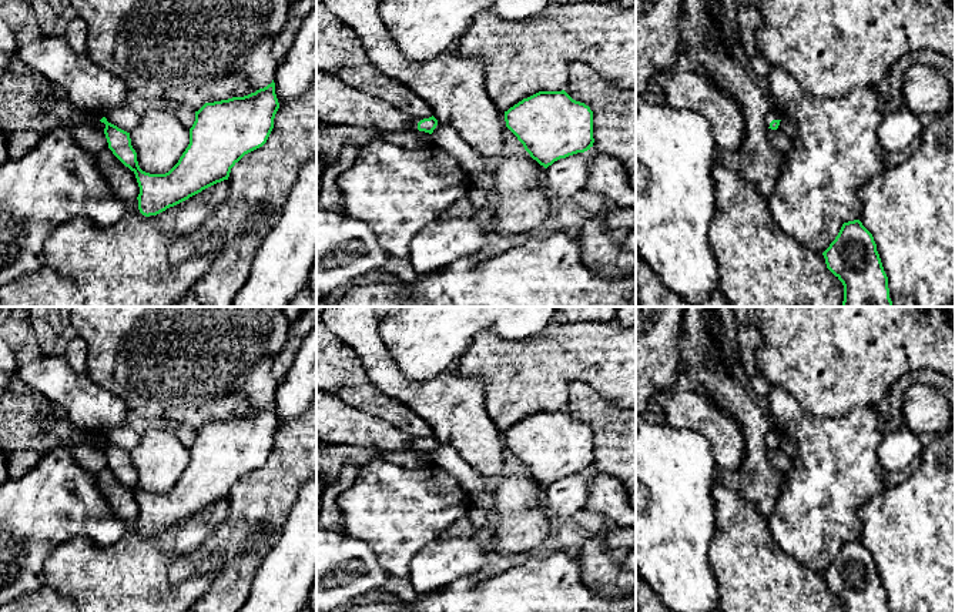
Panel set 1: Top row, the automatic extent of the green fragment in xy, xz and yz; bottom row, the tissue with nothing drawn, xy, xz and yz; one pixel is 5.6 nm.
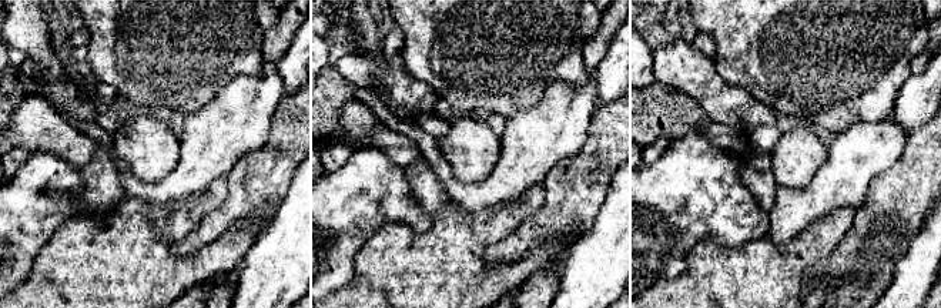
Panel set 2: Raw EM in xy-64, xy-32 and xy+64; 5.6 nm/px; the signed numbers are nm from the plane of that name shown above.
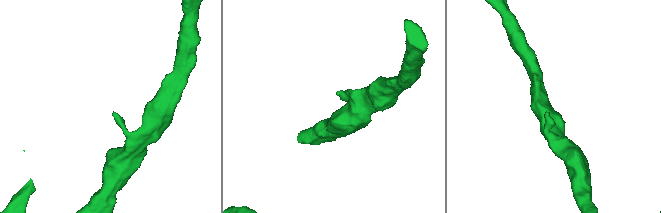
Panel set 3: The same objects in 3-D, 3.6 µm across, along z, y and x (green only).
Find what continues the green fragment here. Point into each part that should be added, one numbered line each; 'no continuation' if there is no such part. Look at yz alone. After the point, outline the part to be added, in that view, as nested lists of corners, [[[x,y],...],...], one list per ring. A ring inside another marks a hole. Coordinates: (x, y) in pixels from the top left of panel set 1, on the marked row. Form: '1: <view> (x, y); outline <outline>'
1: yz (773, 114); outline [[[771,108],[767,116],[765,116],[765,124],[767,127],[770,127],[770,123],[773,120],[781,120],[781,114],[775,110],[775,108]]]

